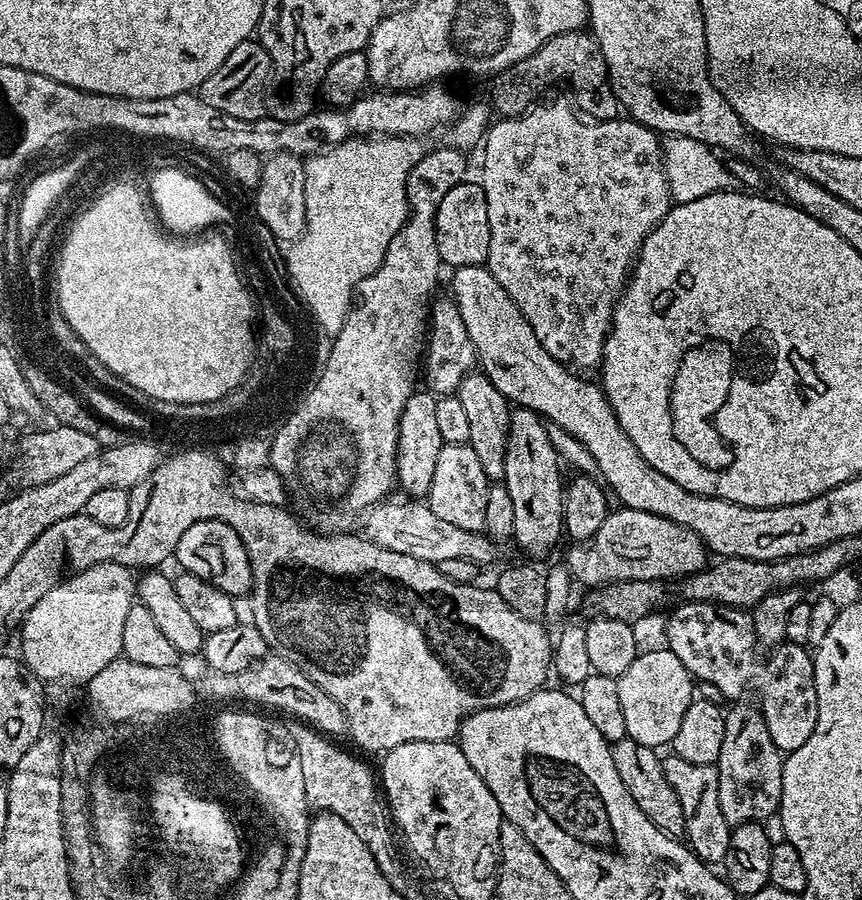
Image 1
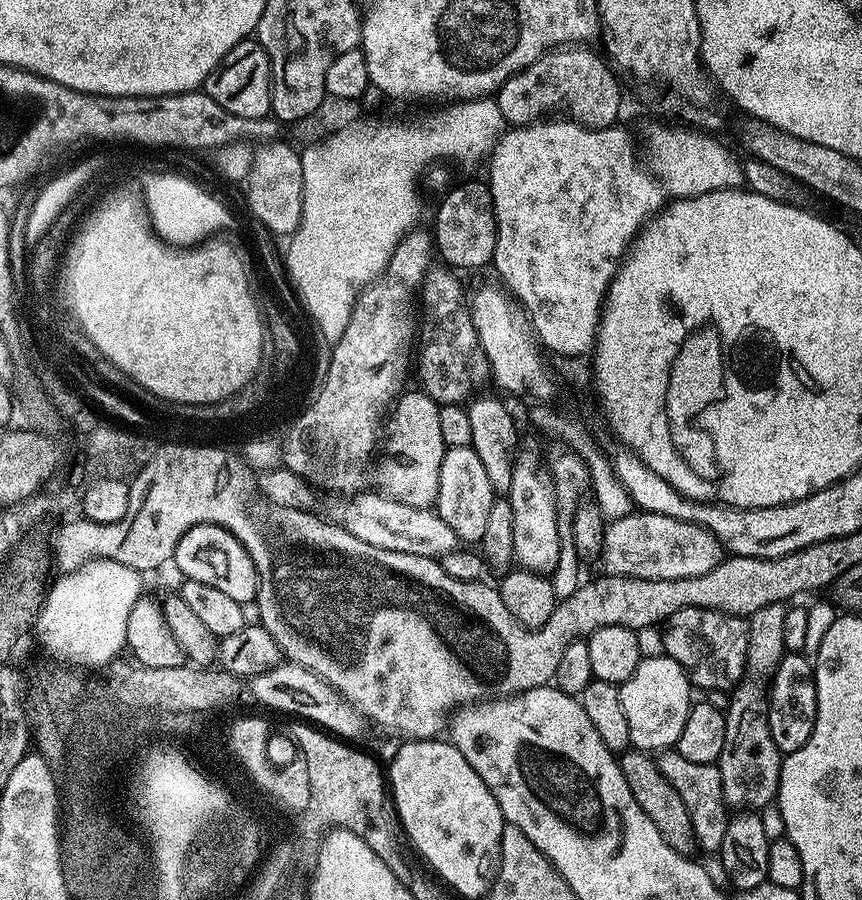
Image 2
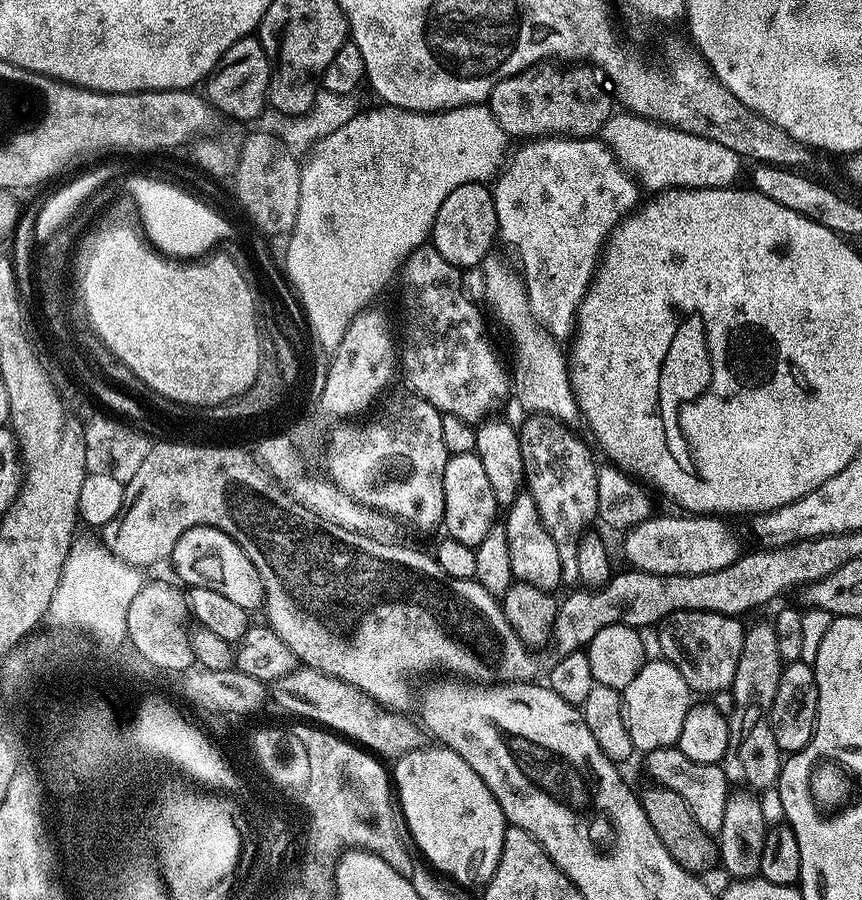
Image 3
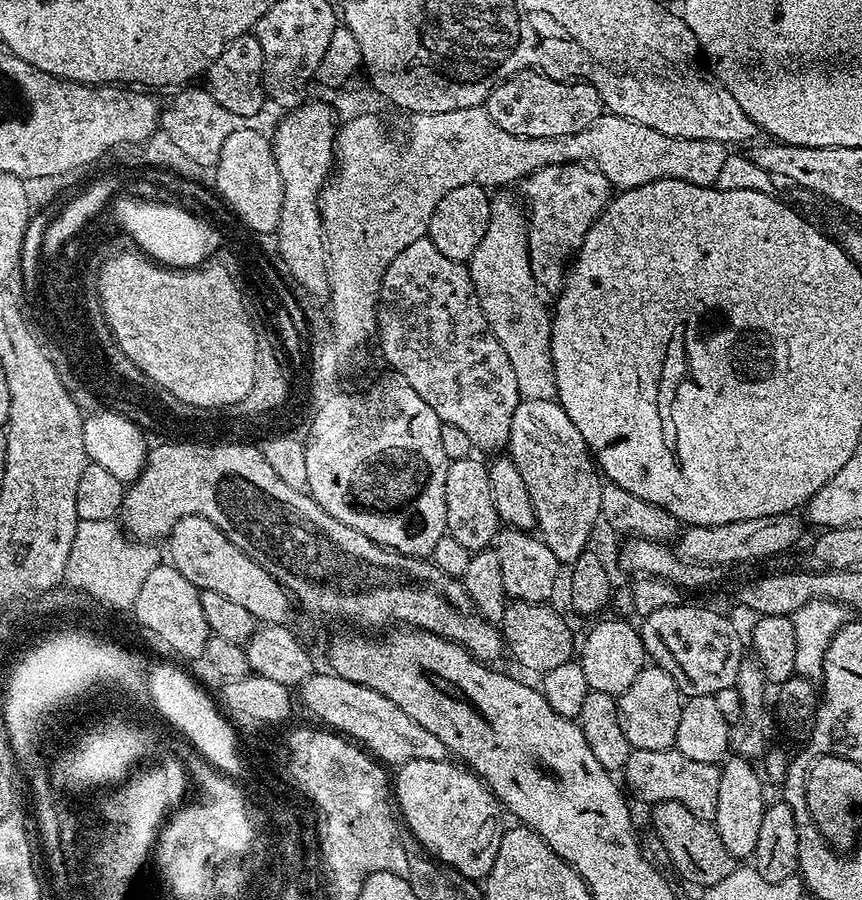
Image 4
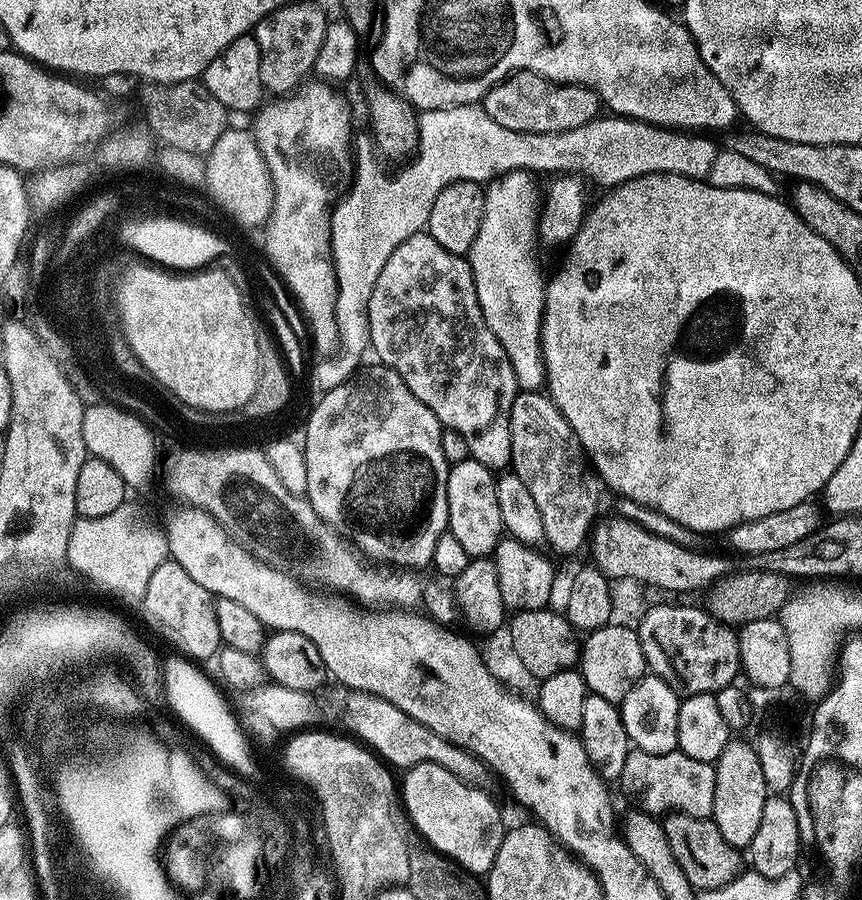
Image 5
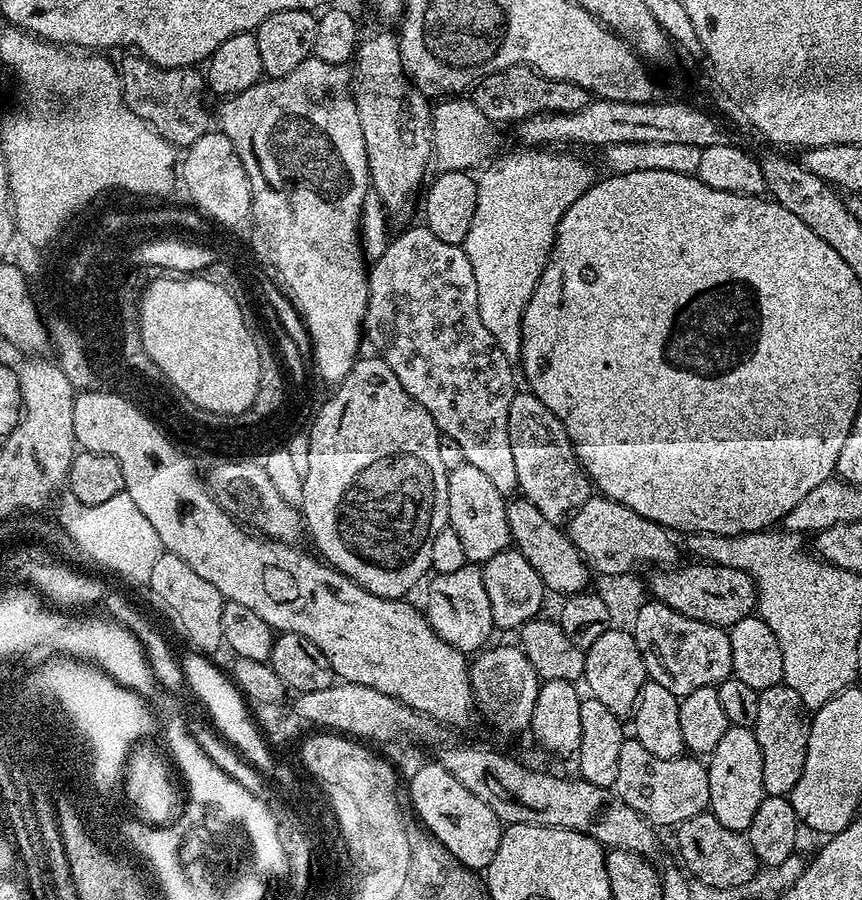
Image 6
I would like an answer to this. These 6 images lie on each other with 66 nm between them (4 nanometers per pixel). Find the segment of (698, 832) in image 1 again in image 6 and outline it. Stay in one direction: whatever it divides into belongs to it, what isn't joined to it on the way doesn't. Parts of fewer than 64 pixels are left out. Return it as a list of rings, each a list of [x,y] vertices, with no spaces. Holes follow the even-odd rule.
[[[628,738],[618,754],[618,778],[614,791],[626,806],[636,810],[657,829],[665,830],[694,818],[708,808],[710,778],[707,767],[691,755],[681,754],[675,760],[654,758],[642,742]]]

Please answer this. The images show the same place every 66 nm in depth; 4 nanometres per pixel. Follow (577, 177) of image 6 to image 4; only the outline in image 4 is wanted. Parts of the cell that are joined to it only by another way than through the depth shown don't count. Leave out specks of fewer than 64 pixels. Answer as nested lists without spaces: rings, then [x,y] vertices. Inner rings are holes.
[[[497,195],[493,199],[486,234],[482,234],[482,242],[478,242],[478,250],[474,250],[466,267],[472,285],[476,287],[482,314],[494,338],[498,338],[502,350],[506,350],[506,358],[510,358],[514,382],[518,382],[521,397],[525,400],[551,400],[556,394],[554,362],[550,354],[552,326],[546,322],[546,308],[544,312],[540,305],[541,293],[530,266],[530,224],[525,209],[517,204],[508,196]]]

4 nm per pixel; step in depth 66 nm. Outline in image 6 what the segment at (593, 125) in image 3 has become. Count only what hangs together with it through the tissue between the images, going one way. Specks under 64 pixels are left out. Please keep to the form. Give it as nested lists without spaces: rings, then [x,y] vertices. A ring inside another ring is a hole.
[[[515,64],[509,68],[498,70],[480,81],[471,89],[472,103],[486,114],[486,118],[497,125],[515,125],[528,116],[538,116],[541,112],[573,112],[582,110],[590,99],[590,93],[582,86],[565,80],[551,80],[535,68],[526,64]]]

